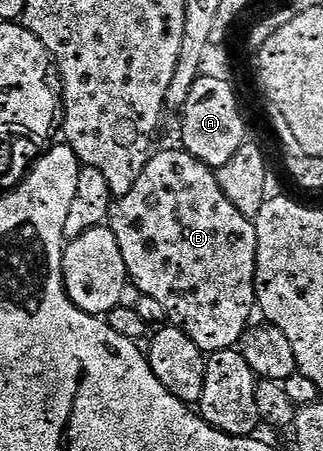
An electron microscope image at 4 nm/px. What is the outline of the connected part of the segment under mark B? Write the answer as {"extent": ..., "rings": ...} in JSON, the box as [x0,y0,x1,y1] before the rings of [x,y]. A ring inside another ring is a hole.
{"extent":[108,150,256,353],"rings":[[[185,150],[177,151],[155,151],[147,159],[140,178],[136,178],[136,186],[132,186],[132,190],[128,190],[128,194],[119,196],[113,201],[108,217],[108,227],[112,230],[112,234],[116,234],[116,242],[120,244],[120,254],[124,254],[124,266],[126,267],[129,283],[135,284],[139,288],[141,295],[154,298],[160,302],[160,306],[163,307],[165,312],[165,319],[173,327],[178,328],[184,334],[188,334],[188,338],[192,338],[192,342],[196,342],[196,346],[202,349],[203,353],[223,352],[224,349],[234,348],[239,343],[243,332],[248,327],[246,319],[249,318],[250,311],[253,313],[256,308],[254,298],[256,230],[254,229],[253,219],[240,214],[240,210],[236,210],[236,206],[232,206],[232,202],[228,202],[228,198],[218,185],[215,169],[209,168],[207,164],[200,162],[196,158],[192,158],[192,154],[188,154]]]}

